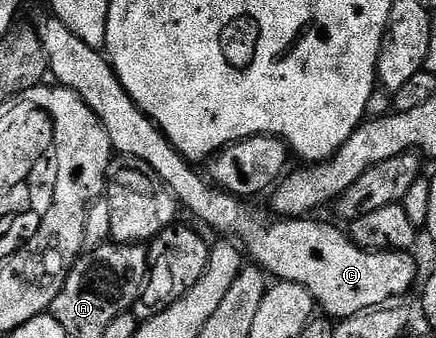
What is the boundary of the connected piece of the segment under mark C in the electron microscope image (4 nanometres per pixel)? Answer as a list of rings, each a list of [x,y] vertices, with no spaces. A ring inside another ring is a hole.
[[[48,16],[41,23],[36,23],[37,38],[45,46],[45,60],[49,63],[49,74],[60,85],[67,86],[79,94],[90,108],[90,112],[98,116],[103,128],[107,130],[114,151],[125,158],[137,158],[140,162],[146,162],[153,169],[154,175],[160,178],[176,196],[178,203],[185,206],[201,222],[206,222],[213,230],[222,230],[222,235],[232,236],[243,247],[244,253],[249,254],[254,263],[260,266],[266,274],[282,282],[294,282],[305,286],[307,292],[313,297],[314,303],[321,306],[326,315],[334,320],[350,318],[364,310],[370,310],[376,306],[384,306],[390,300],[397,300],[400,294],[405,294],[413,286],[417,278],[417,266],[413,263],[413,254],[400,250],[365,250],[357,245],[348,233],[345,234],[337,226],[329,222],[312,222],[312,217],[304,218],[286,217],[284,220],[274,219],[268,213],[256,210],[253,204],[242,200],[236,194],[230,194],[220,188],[215,188],[214,183],[208,177],[196,174],[194,167],[188,158],[185,158],[177,149],[169,143],[169,137],[158,128],[156,122],[149,118],[131,100],[131,96],[123,88],[121,81],[117,79],[117,73],[113,71],[108,57],[101,50],[91,48],[91,44],[83,44],[67,24],[63,24],[55,16]]]

